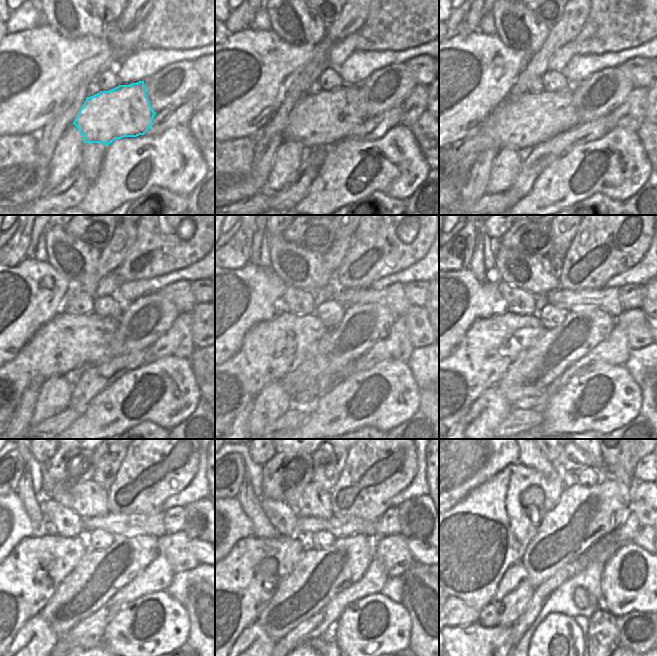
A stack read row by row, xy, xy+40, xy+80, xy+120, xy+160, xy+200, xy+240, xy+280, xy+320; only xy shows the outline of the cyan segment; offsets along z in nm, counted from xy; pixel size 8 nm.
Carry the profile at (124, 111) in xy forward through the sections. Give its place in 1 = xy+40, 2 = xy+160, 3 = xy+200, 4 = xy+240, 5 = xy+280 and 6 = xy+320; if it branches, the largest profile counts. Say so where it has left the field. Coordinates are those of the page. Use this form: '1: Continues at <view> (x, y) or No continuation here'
1: Continues at xy+40 (320, 120)
2: Continues at xy+160 (270, 350)
3: Continues at xy+200 (488, 348)
4: Continues at xy+240 (17, 590)
5: Continues at xy+280 (235, 591)
6: Continues at xy+320 (459, 581).

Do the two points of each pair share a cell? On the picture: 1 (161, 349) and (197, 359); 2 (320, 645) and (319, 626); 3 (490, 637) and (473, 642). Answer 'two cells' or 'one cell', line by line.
1: two cells
2: two cells
3: one cell

